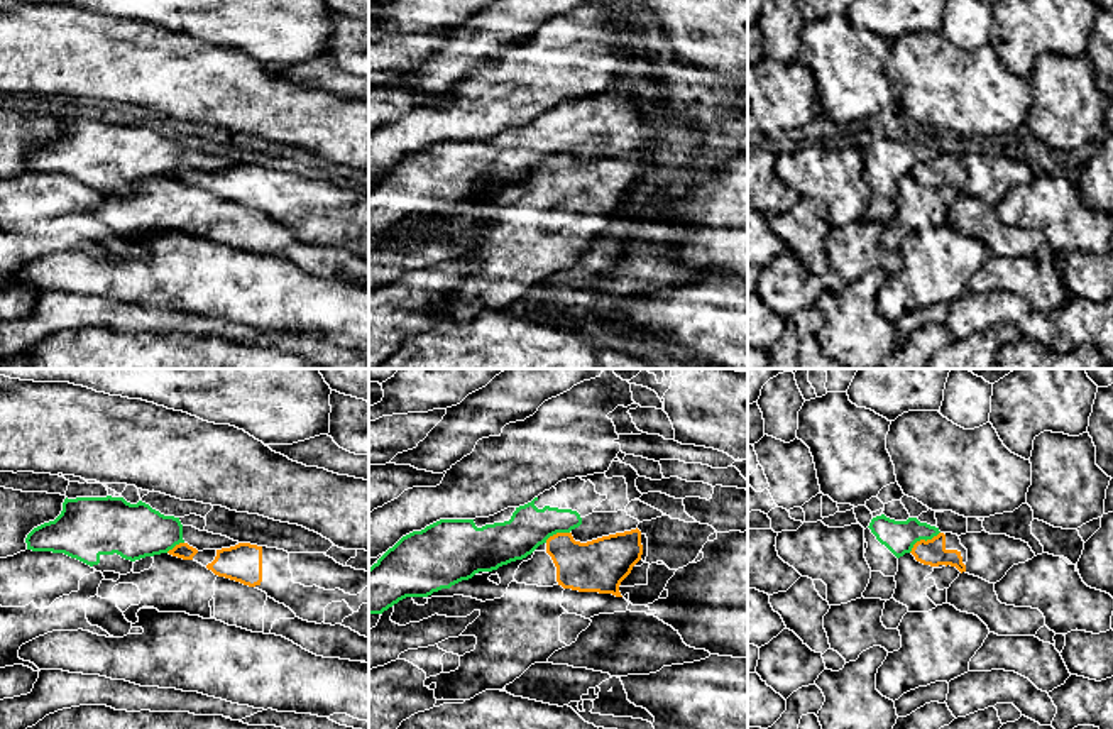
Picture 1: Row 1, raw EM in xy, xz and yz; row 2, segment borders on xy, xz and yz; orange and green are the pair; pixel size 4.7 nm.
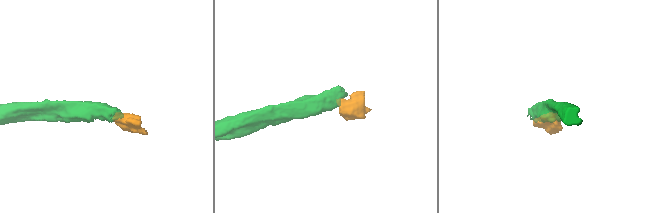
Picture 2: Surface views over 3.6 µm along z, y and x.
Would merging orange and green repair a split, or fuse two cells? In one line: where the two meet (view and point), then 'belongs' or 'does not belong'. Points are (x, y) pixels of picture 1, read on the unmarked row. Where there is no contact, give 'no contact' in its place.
contact yz (922, 161); does not belong

